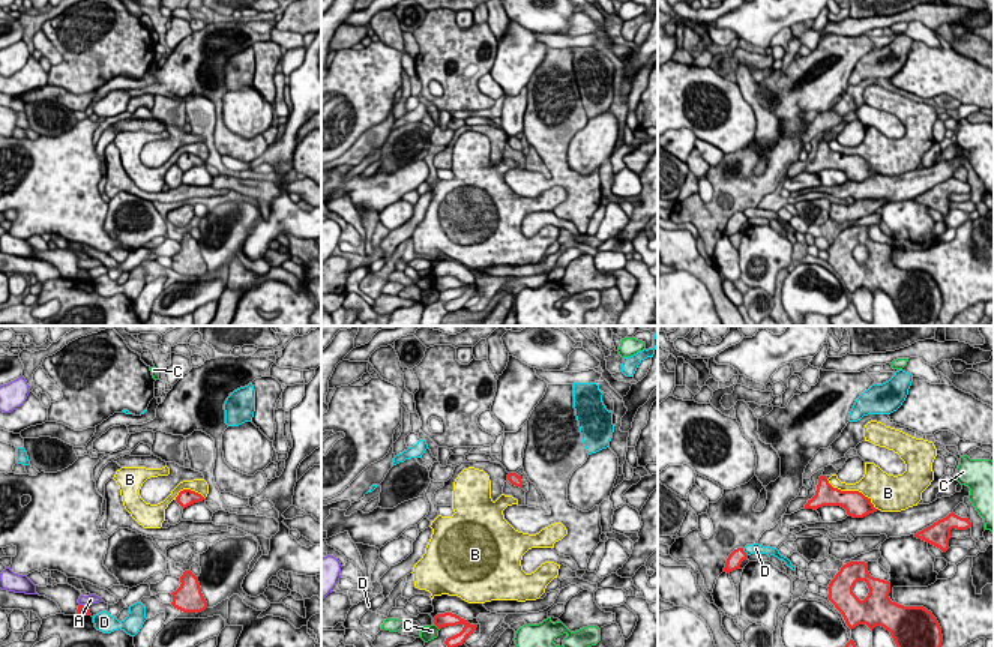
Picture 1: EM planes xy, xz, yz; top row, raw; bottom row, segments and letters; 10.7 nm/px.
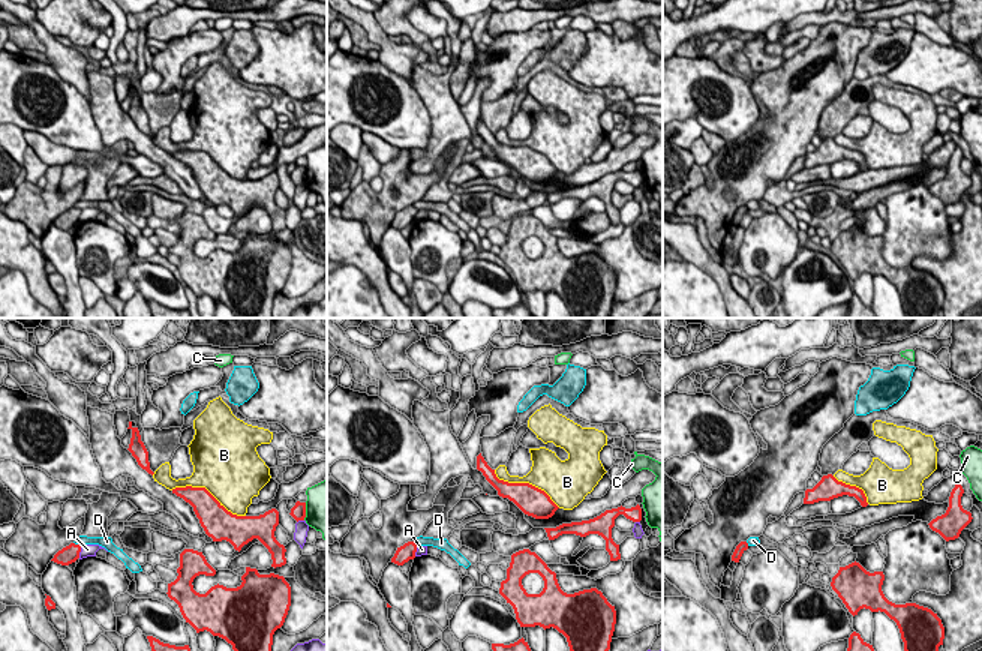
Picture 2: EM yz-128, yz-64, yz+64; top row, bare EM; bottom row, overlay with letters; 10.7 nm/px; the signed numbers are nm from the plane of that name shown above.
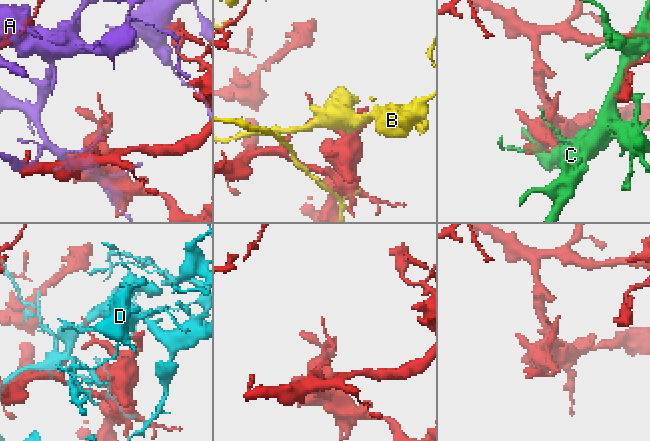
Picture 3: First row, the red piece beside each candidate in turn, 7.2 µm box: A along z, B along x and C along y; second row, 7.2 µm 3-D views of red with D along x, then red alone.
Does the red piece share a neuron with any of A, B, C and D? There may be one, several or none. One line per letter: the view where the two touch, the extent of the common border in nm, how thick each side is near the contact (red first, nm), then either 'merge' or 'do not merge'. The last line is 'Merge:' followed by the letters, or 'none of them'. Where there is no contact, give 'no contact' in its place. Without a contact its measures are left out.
A: xy | 110 nm | 130/120 nm | do not merge
B: yz | 650 nm | 260/320 nm | do not merge
C: xz | 100 nm | 160/160 nm | do not merge
D: yz | 110 nm | 160/120 nm | do not merge
Merge: none of them

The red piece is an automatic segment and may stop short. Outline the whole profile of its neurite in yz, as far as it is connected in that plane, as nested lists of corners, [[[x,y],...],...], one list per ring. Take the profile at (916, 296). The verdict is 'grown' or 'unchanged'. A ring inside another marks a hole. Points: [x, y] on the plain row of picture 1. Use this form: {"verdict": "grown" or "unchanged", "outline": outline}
{"verdict": "unchanged", "outline": [[[850,225],[829,248],[829,264],[842,278],[847,290],[881,290],[890,296],[902,326],[935,326],[943,306],[937,282],[923,270],[904,270],[889,261],[890,246],[874,242],[868,227]],[[865,245],[869,257],[860,264],[853,251]]]}

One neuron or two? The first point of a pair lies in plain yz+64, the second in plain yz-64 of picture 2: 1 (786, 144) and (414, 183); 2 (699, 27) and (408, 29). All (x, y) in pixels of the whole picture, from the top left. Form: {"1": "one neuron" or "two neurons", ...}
{"1": "one neuron", "2": "two neurons"}

